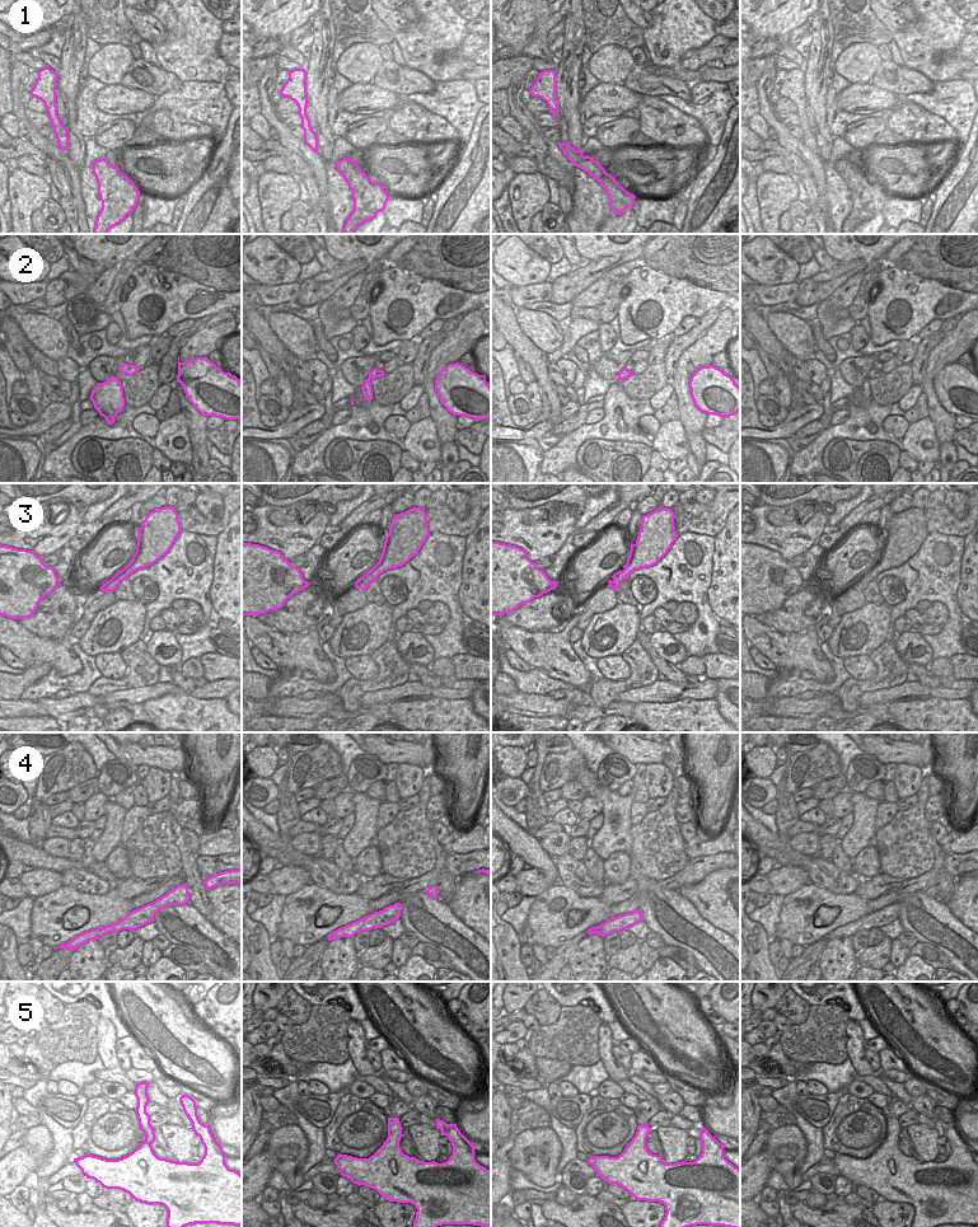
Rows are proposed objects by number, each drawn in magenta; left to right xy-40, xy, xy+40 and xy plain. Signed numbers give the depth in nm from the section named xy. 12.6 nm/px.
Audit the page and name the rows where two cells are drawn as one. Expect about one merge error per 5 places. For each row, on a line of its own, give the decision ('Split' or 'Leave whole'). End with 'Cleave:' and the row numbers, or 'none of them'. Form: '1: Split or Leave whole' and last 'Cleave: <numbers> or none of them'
1: Leave whole
2: Leave whole
3: Leave whole
4: Leave whole
5: Leave whole
Cleave: none of them.

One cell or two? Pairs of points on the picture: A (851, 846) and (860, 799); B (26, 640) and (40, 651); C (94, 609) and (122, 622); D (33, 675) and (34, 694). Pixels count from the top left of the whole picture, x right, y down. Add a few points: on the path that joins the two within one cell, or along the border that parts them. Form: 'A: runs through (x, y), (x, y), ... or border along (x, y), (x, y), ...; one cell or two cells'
A: runs through (861, 834), (861, 810); one cell
B: runs through (29, 644), (36, 650); one cell
C: border along (102, 609), (90, 623); two cells
D: border along (52, 668), (29, 684), (19, 697); two cells

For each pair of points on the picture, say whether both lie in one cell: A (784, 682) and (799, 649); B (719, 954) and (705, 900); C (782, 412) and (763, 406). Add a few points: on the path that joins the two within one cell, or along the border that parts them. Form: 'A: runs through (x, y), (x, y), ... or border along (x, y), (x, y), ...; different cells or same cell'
A: border along (777, 668), (798, 669), (803, 678), (817, 682); different cells
B: border along (691, 902), (703, 918), (726, 933); different cells
C: runs through (777, 412), (768, 406); same cell

